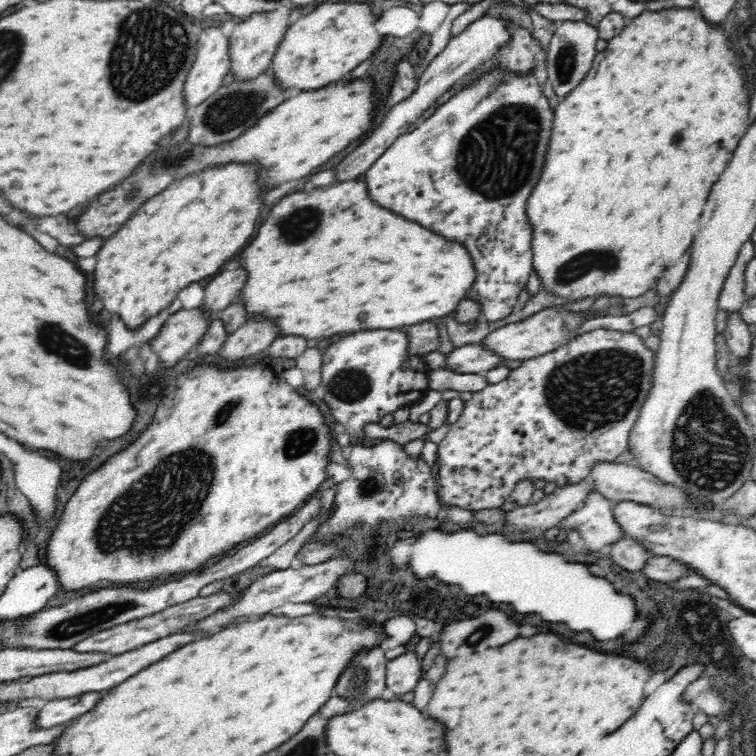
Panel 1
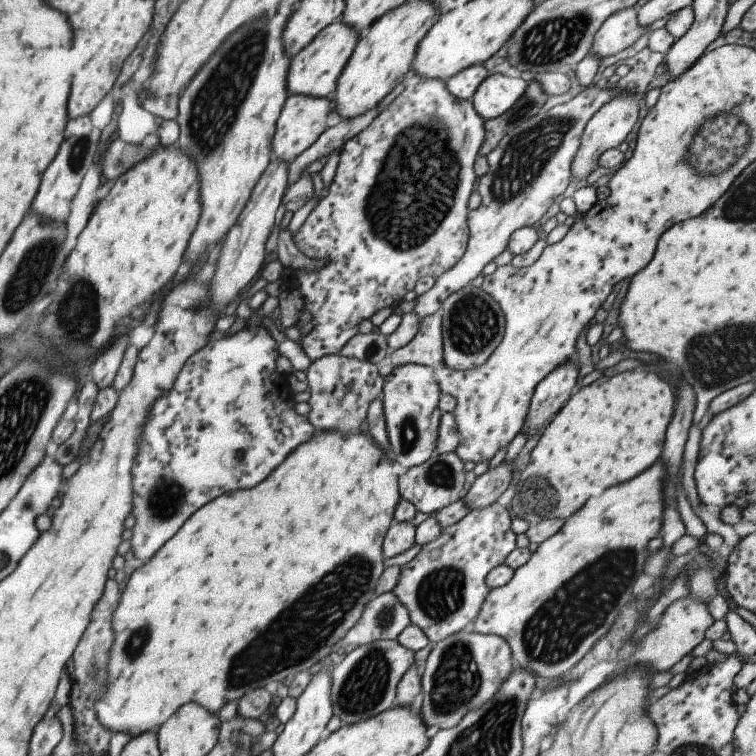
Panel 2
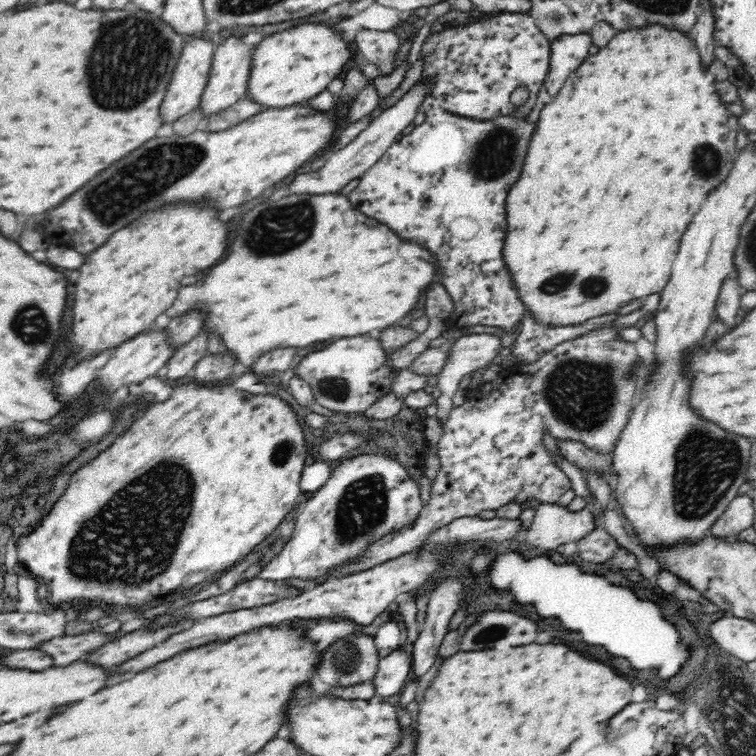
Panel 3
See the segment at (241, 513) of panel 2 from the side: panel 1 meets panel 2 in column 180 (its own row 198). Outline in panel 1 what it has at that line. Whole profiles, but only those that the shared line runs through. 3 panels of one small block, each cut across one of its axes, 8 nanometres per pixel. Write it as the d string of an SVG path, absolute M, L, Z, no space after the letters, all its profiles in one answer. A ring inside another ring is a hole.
M682 8L660 12L644 11L627 21L625 27L614 38L607 41L603 51L597 52L592 62L590 74L560 100L554 108L554 122L550 134L550 148L536 188L532 190L526 204L526 219L532 225L532 271L540 280L540 288L558 298L575 302L591 296L636 298L655 288L660 275L669 267L680 264L684 254L691 248L692 238L698 232L698 220L702 206L711 192L712 186L720 179L734 151L748 131L748 90L734 66L732 52L728 48L722 28L710 26L700 12Z

